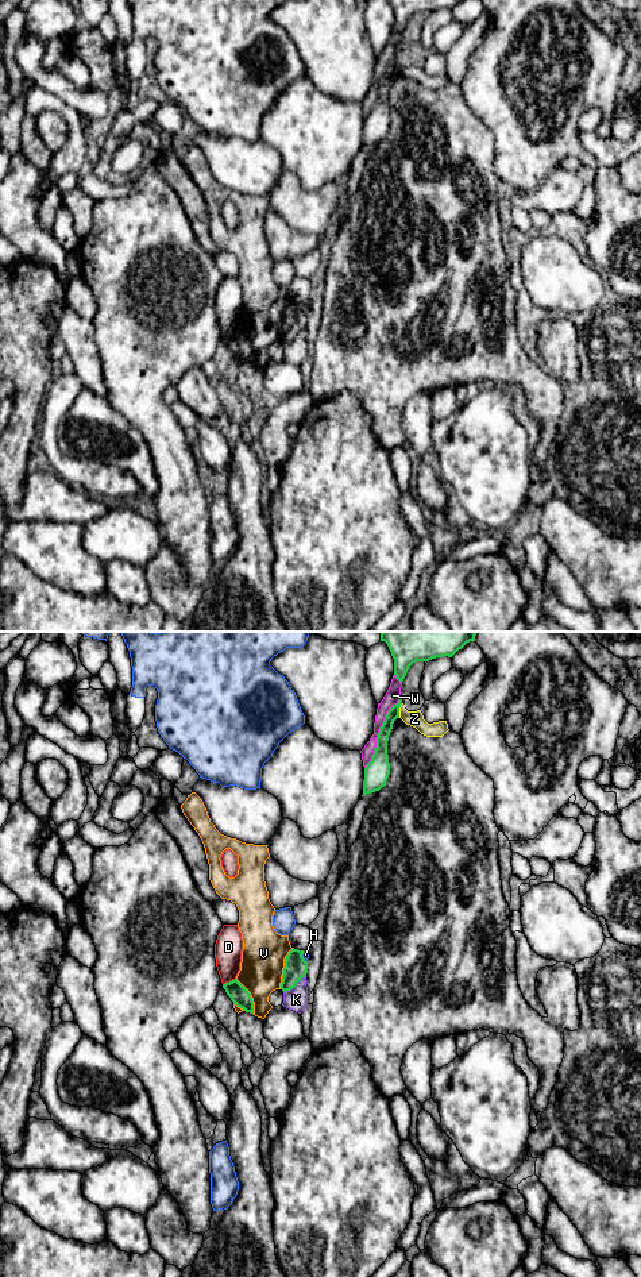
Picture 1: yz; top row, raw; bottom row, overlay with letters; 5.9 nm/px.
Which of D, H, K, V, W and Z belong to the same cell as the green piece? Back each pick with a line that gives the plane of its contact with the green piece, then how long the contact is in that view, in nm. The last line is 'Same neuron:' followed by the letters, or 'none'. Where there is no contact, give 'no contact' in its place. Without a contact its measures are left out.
Same neuron: none

